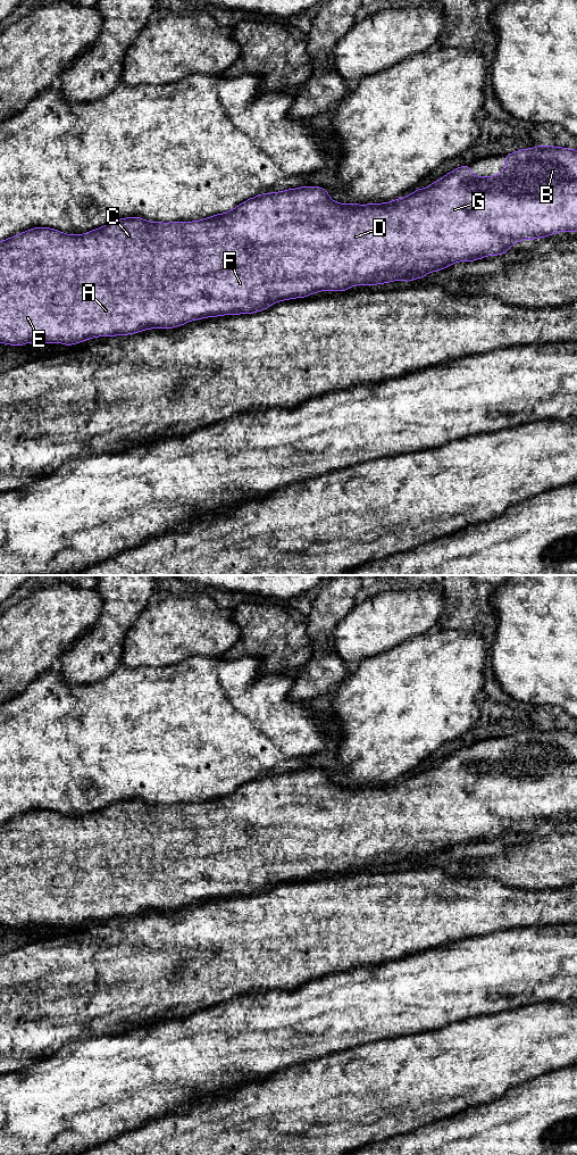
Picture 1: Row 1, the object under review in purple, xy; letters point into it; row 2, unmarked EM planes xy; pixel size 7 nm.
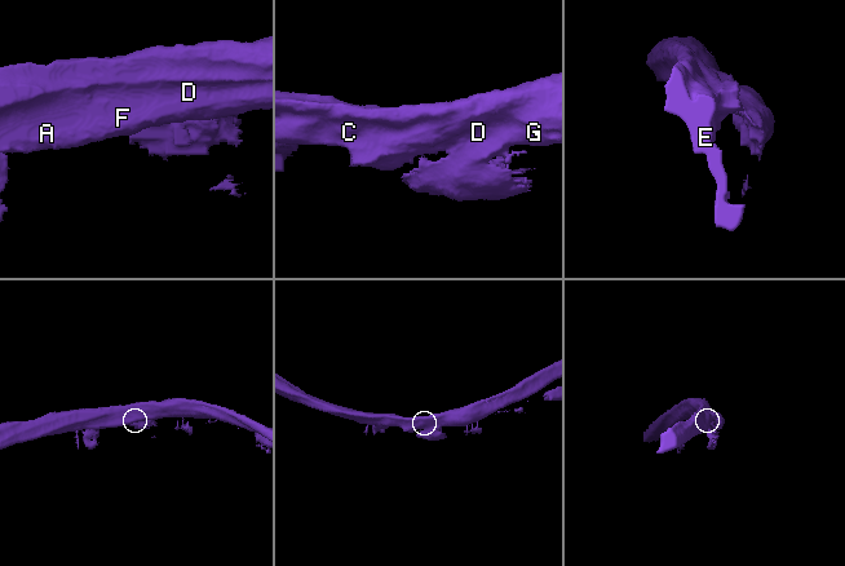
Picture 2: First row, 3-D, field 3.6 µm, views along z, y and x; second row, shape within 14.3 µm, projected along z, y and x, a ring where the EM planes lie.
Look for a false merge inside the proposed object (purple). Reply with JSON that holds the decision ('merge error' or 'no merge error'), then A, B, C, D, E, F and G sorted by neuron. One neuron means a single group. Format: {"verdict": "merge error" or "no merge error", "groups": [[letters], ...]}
{"verdict": "merge error", "groups": [["A", "B", "C", "E", "F", "G"], ["D"]]}

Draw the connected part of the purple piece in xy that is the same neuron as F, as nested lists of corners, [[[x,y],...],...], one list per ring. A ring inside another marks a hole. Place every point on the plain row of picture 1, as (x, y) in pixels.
[[[538,728],[522,731],[504,738],[504,750],[495,758],[479,759],[471,755],[470,748],[461,748],[446,756],[425,771],[417,771],[405,780],[392,783],[395,790],[393,803],[388,806],[388,825],[375,826],[366,838],[369,845],[361,854],[354,848],[351,840],[343,840],[343,786],[333,783],[324,770],[302,768],[274,775],[258,776],[225,796],[217,796],[209,800],[195,804],[147,804],[141,799],[116,801],[103,809],[85,816],[72,817],[49,809],[35,809],[12,820],[0,823],[0,925],[23,928],[28,924],[58,924],[66,928],[80,925],[95,919],[127,917],[148,911],[172,911],[193,901],[221,897],[252,896],[270,889],[273,886],[304,880],[318,873],[346,873],[353,867],[375,867],[393,864],[393,859],[402,856],[428,856],[442,853],[457,844],[474,844],[485,838],[507,836],[509,830],[518,823],[538,821],[565,813],[577,813],[577,732],[561,729]],[[316,791],[335,792],[331,799],[334,817],[326,824],[316,824],[313,821],[313,793]]]

